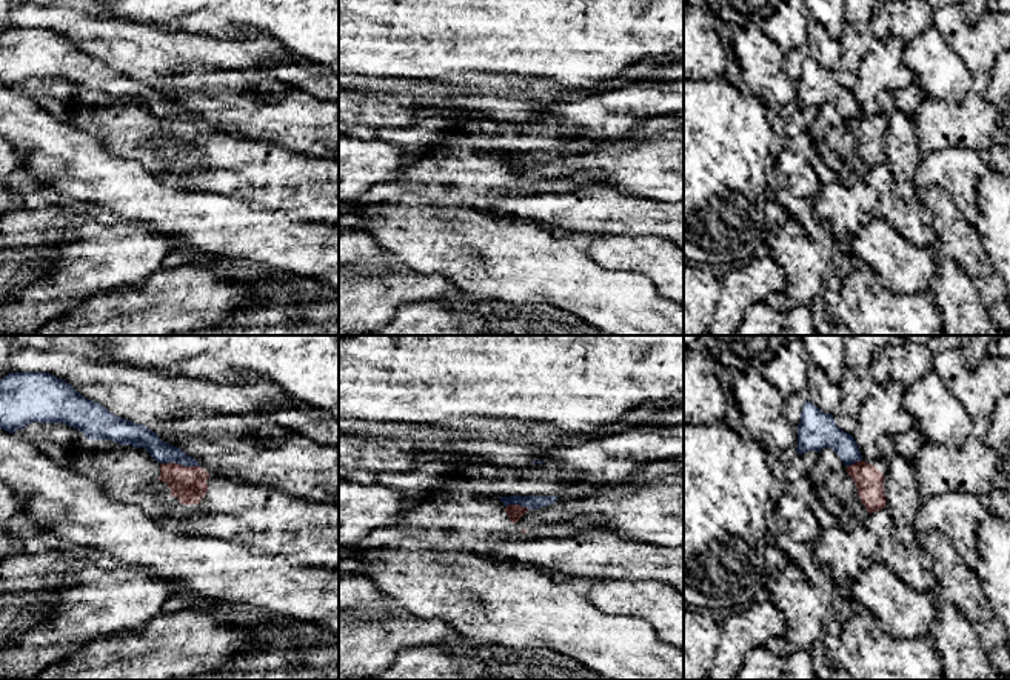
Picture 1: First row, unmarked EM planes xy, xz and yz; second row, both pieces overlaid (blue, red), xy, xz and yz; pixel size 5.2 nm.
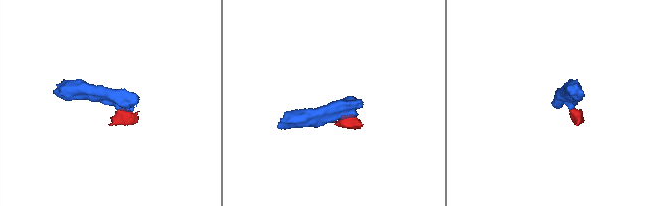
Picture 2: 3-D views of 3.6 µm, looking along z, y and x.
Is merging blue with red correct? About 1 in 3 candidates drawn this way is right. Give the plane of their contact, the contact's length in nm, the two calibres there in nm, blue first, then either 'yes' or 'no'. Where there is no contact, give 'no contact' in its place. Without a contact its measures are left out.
meets blue in xy; contact 200 nm long; 110 nm thick on the blue side, 190 nm on the other; no

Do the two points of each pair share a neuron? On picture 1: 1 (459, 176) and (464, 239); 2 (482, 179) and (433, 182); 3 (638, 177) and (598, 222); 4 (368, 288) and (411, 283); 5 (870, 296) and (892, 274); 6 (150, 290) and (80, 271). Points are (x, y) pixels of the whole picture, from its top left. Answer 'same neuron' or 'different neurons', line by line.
1: different neurons
2: same neuron
3: different neurons
4: same neuron
5: different neurons
6: different neurons

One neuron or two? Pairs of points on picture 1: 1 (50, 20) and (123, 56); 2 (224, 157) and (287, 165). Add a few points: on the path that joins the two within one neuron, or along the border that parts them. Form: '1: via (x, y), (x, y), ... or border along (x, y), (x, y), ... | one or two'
1: via (68, 23), (90, 34), (105, 37) | one
2: via (239, 157), (248, 157), (262, 166), (271, 166) | one

